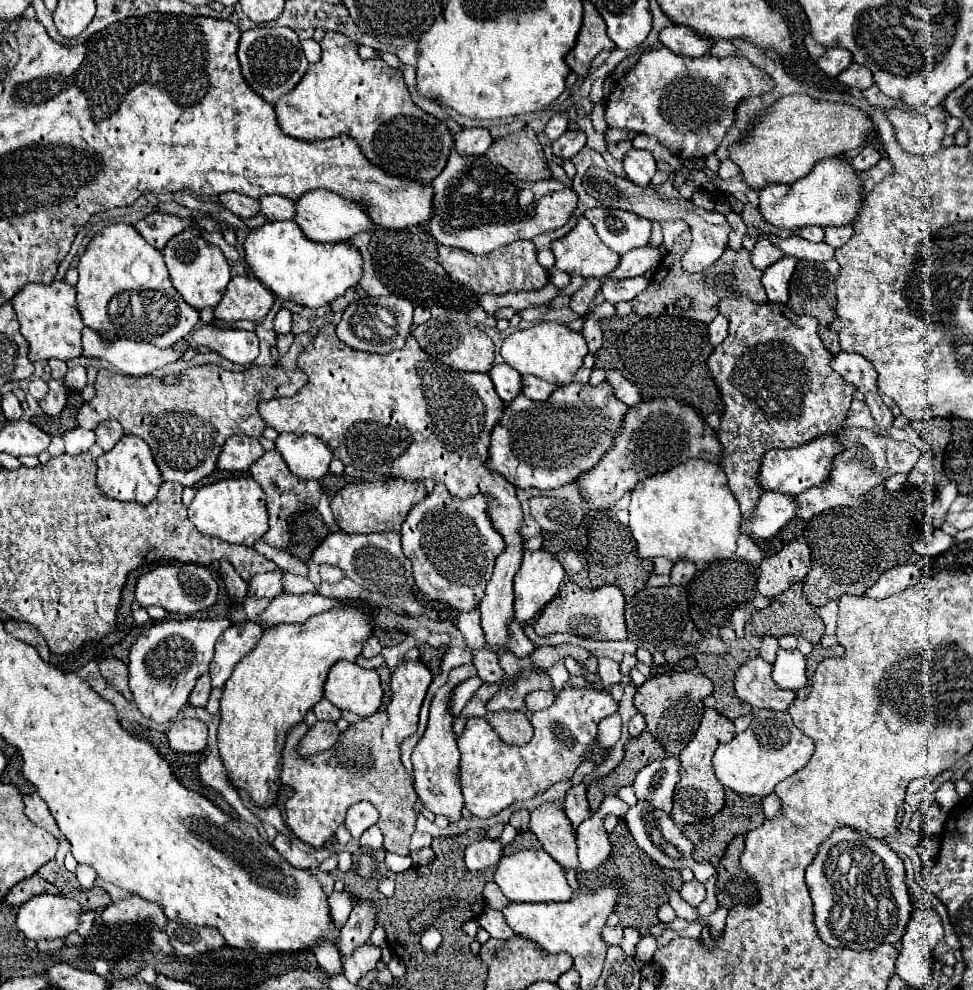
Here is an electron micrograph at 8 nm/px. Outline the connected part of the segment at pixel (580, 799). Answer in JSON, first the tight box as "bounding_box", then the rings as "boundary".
{"bounding_box":[563,783,591,827],"boundary":[[[579,783],[579,785],[573,785],[569,791],[567,791],[567,797],[563,801],[563,809],[567,813],[567,817],[571,819],[573,827],[581,825],[585,819],[591,817],[591,811],[589,811],[589,803],[587,803],[587,785],[585,783]]]}

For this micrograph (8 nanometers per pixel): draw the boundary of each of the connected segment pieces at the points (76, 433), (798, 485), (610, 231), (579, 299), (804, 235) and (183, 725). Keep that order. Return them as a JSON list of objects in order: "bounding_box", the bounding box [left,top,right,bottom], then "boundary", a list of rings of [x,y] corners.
[{"bounding_box":[63,429,95,455],"boundary":[[[73,429],[73,431],[67,431],[63,435],[65,439],[65,449],[67,453],[71,455],[79,455],[79,453],[85,453],[89,451],[91,445],[95,445],[95,431],[87,431],[87,429]]]},{"bounding_box":[755,435,839,495],"boundary":[[[823,435],[795,449],[771,449],[763,455],[759,473],[755,481],[763,491],[777,491],[783,495],[801,495],[807,489],[823,483],[831,469],[831,459],[839,453],[839,443],[835,443],[835,435]]]},{"bounding_box":[583,207,651,255],"boundary":[[[595,207],[585,211],[583,215],[593,223],[599,239],[617,255],[623,255],[637,247],[645,247],[649,241],[651,223],[629,211]]]},{"bounding_box":[571,277,601,317],"boundary":[[[589,277],[589,279],[587,279],[587,285],[585,285],[583,289],[579,289],[579,291],[573,293],[571,309],[573,309],[575,315],[579,315],[579,317],[585,317],[585,315],[587,315],[587,309],[589,309],[587,305],[591,303],[591,299],[593,299],[593,295],[597,293],[599,287],[601,287],[599,281],[597,281],[595,277]]]},{"bounding_box":[795,225,823,241],"boundary":[[[813,225],[799,227],[795,231],[795,235],[799,235],[801,239],[807,239],[807,241],[823,241],[823,227],[813,227]]]},{"bounding_box":[167,719,207,753],"boundary":[[[181,719],[171,725],[167,739],[177,753],[197,753],[207,745],[207,725],[197,719]]]}]

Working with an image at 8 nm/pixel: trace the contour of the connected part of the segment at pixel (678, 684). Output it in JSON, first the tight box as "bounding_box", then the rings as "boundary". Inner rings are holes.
{"bounding_box":[635,671,713,755],"boundary":[[[689,671],[657,675],[647,679],[635,693],[635,707],[641,715],[645,715],[649,733],[665,747],[667,755],[679,755],[681,749],[695,735],[701,715],[703,715],[703,699],[713,693],[713,683],[705,675],[695,675]]]}

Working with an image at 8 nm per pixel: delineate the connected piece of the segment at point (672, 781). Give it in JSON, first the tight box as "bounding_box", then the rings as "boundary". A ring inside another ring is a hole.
{"bounding_box":[633,757,681,811],"boundary":[[[667,757],[643,767],[635,777],[633,787],[639,801],[649,801],[651,805],[663,811],[671,811],[673,791],[679,779],[681,779],[679,757]]]}

